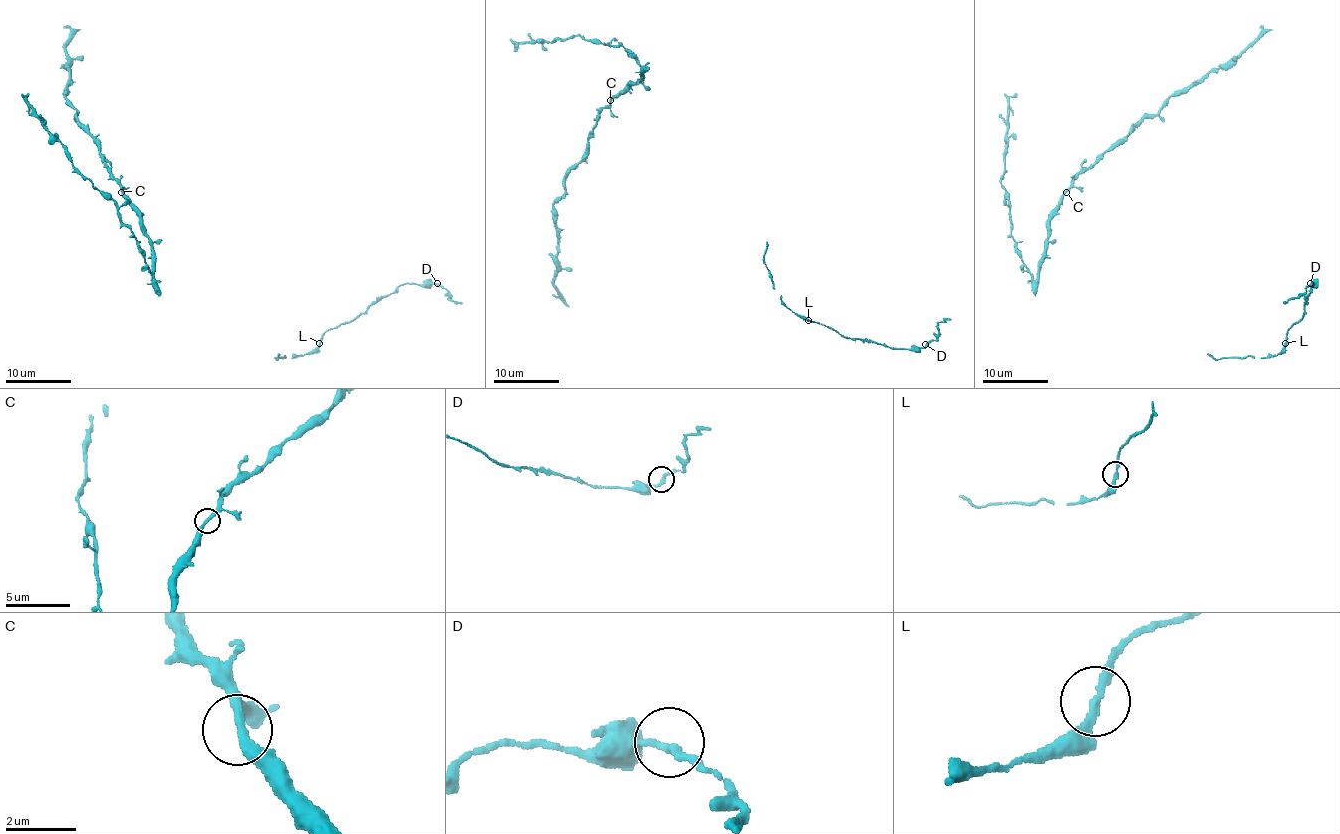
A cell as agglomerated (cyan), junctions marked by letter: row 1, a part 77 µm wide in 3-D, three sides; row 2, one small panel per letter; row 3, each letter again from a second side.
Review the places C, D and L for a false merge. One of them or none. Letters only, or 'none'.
none

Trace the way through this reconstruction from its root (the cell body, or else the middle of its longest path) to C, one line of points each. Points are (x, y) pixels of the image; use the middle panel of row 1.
C: (649, 69), (637, 82), (632, 82), (610, 100)

